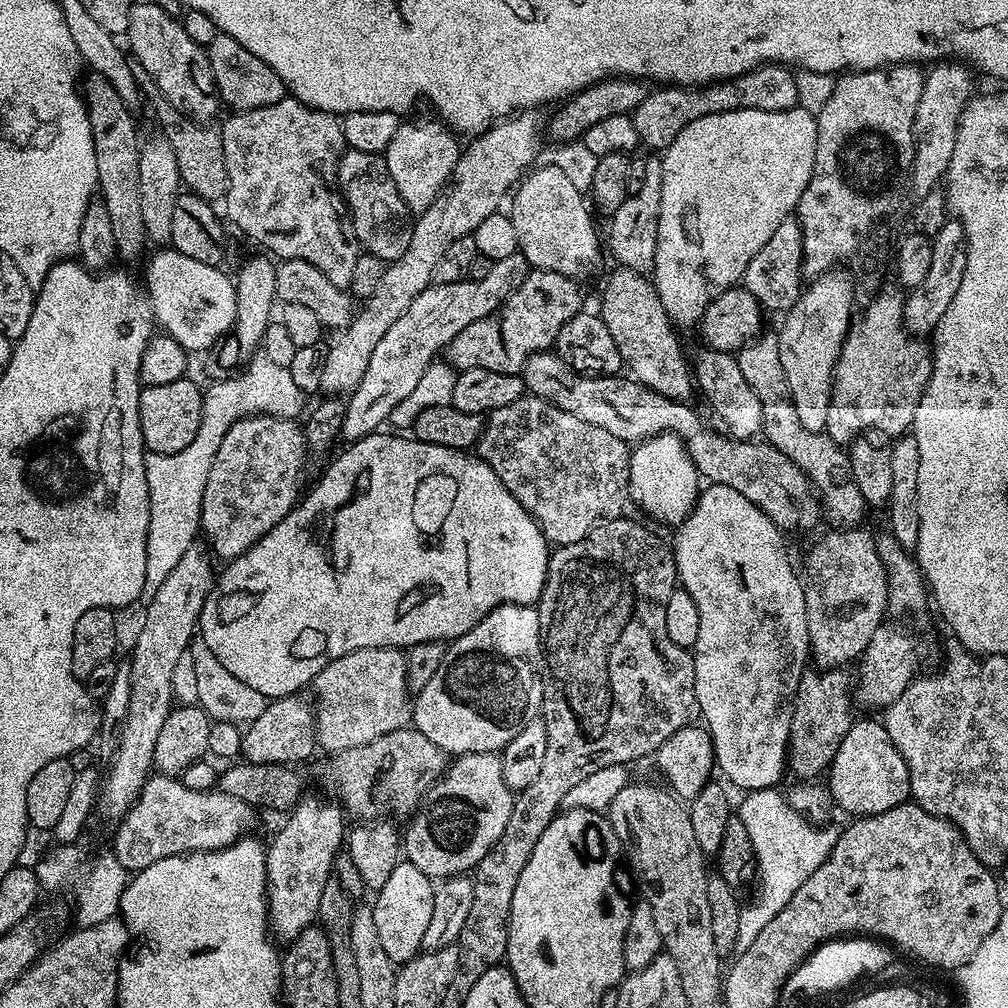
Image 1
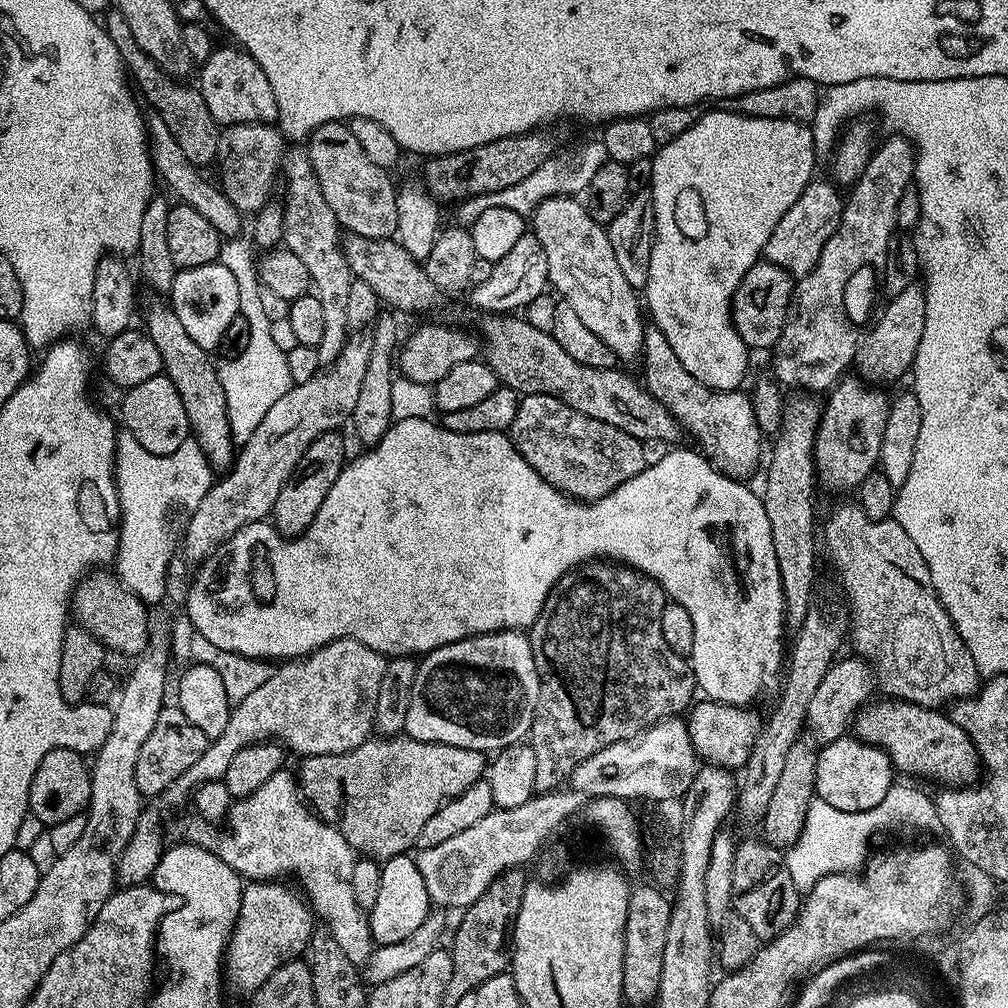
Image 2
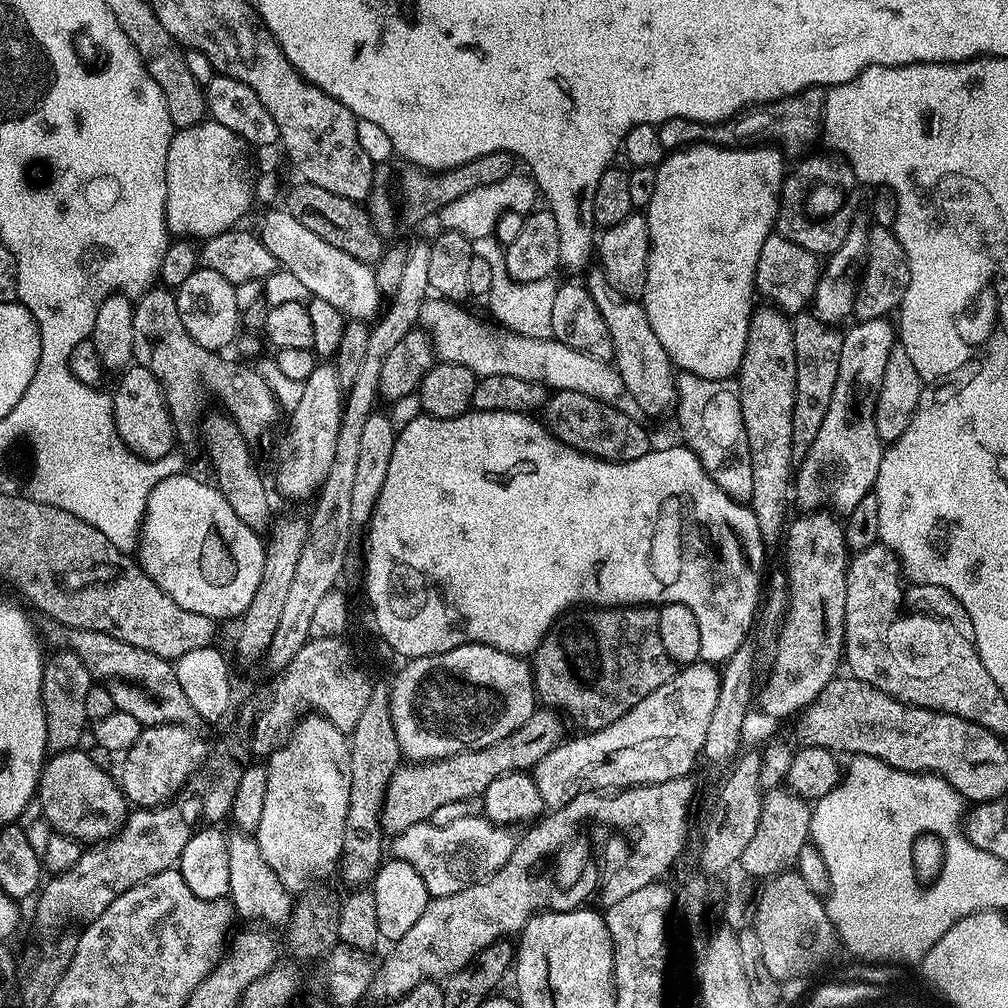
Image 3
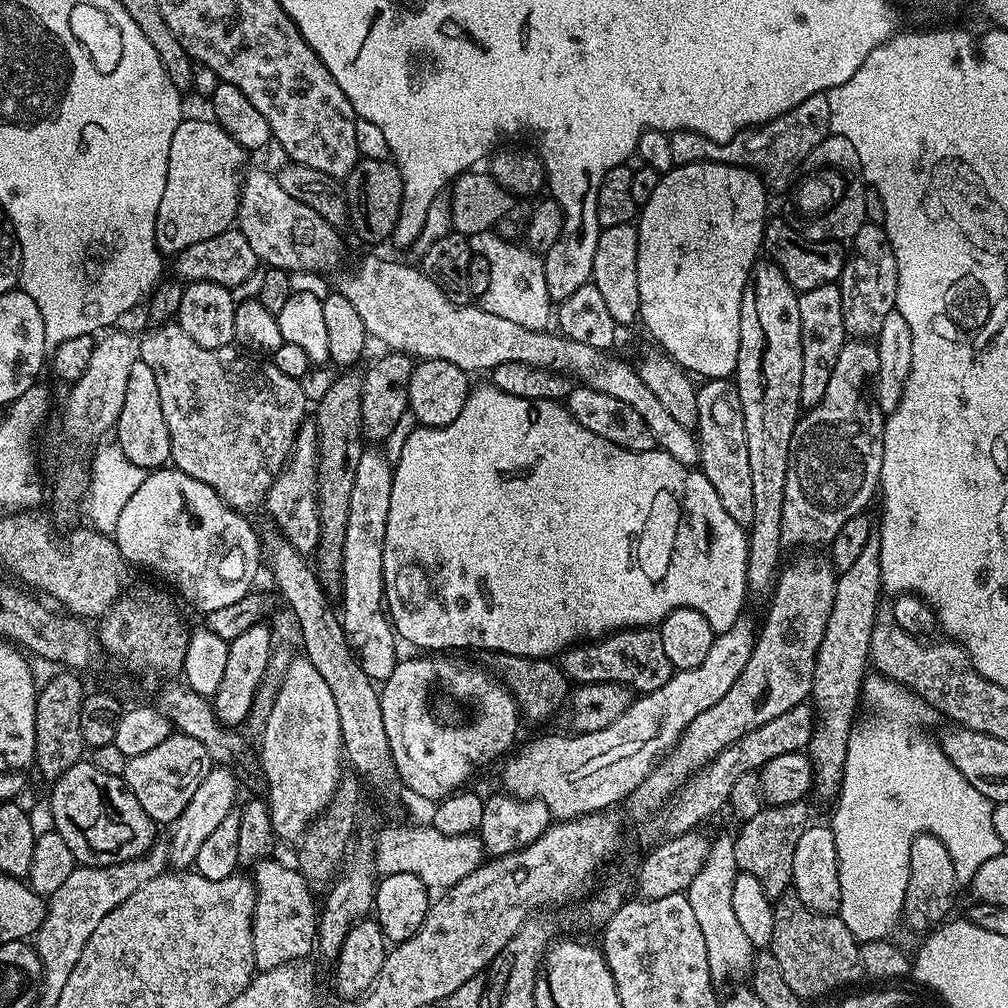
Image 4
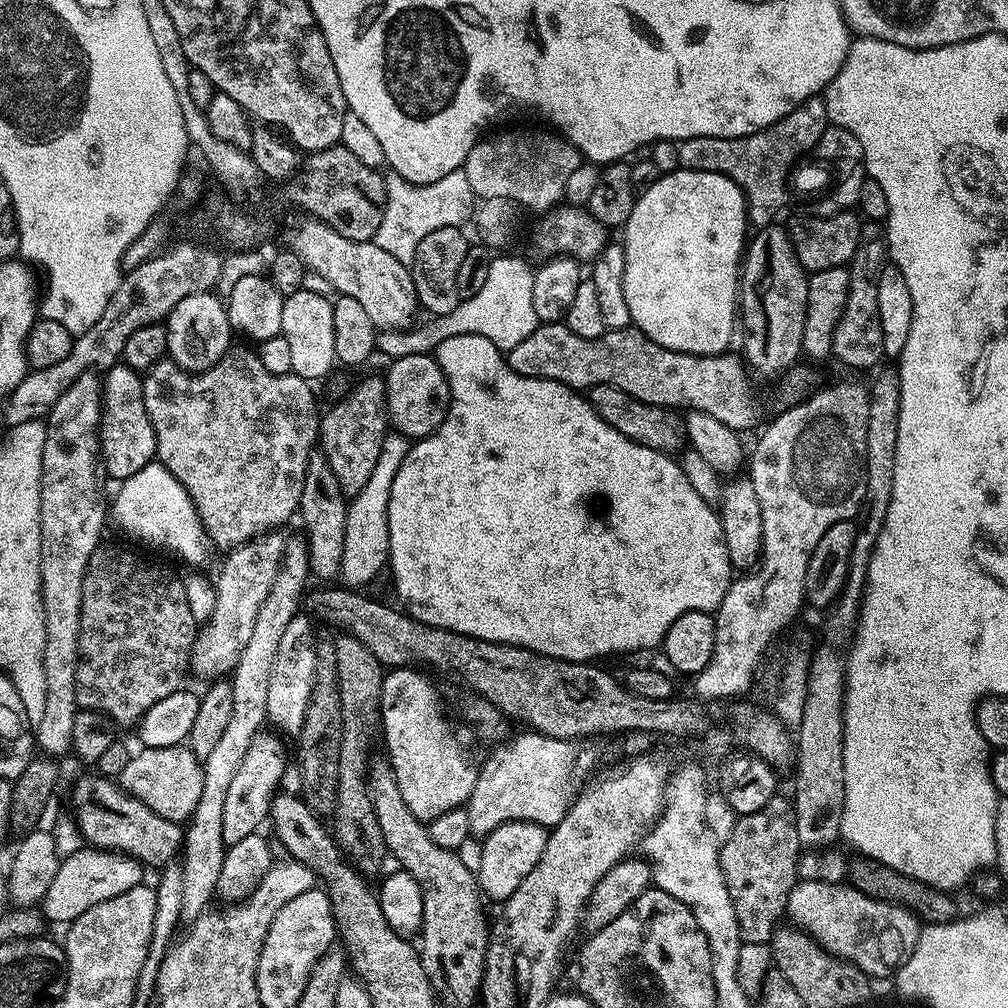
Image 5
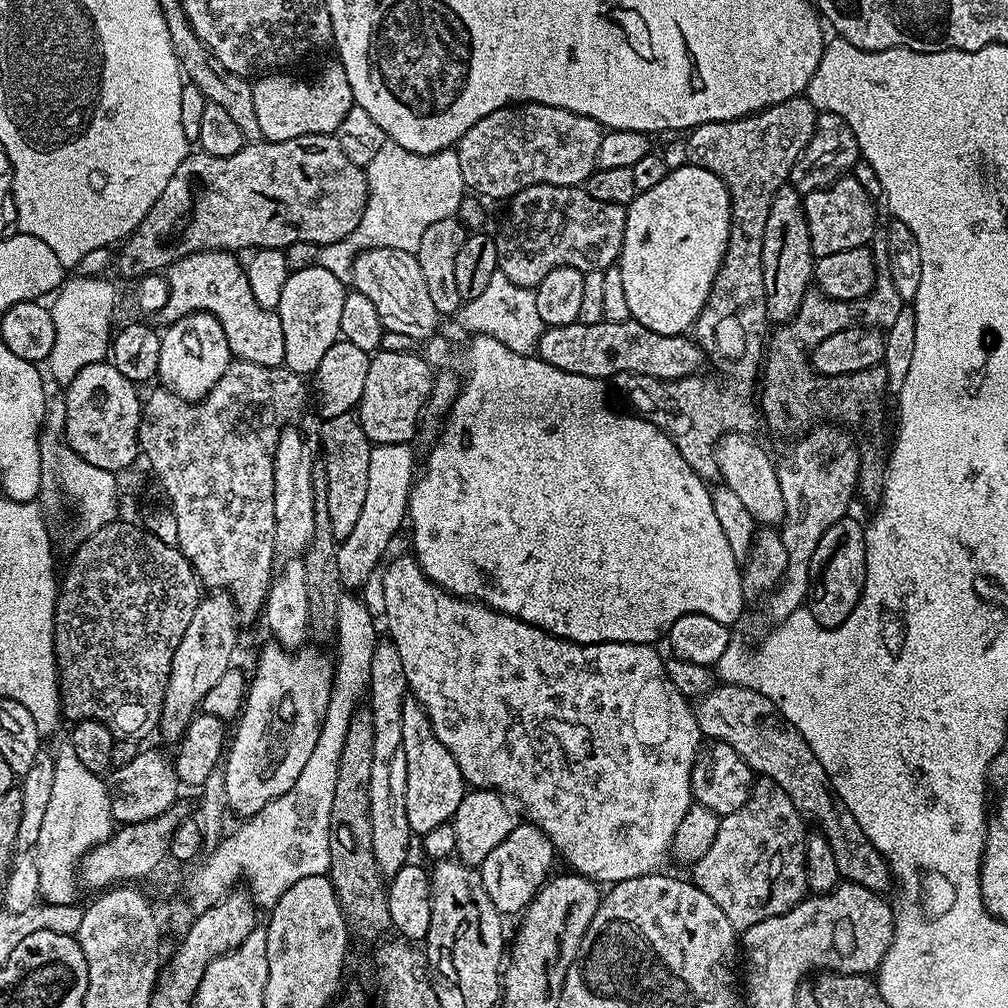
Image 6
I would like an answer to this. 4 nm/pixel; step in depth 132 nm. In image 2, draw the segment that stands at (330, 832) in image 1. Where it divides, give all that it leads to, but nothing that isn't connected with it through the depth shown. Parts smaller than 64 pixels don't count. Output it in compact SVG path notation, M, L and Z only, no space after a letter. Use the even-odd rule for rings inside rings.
M258 880L244 884L244 893L240 899L238 918L232 927L232 937L228 939L228 950L226 953L226 980L240 992L251 994L278 970L286 962L303 957L308 950L308 943L312 937L314 927L314 913L306 903L305 897L299 891L292 892L288 882L277 882L276 880Z

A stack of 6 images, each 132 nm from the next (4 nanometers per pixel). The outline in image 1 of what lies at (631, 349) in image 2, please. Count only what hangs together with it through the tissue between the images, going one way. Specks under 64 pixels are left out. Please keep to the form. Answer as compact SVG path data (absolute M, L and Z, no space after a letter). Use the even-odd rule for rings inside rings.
M559 163L539 168L519 181L511 197L510 215L514 234L518 234L518 250L533 269L541 272L557 272L573 278L588 276L600 264L600 248L602 252L602 236L596 233L592 222L593 209L585 193L574 186L571 175Z

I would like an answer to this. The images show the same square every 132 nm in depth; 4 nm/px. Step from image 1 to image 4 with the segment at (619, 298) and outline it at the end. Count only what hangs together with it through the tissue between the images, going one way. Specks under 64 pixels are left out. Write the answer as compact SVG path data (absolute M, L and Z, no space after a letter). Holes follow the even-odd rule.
M705 379L696 389L696 427L694 429L696 439L699 441L700 462L699 471L714 486L722 507L726 514L734 518L734 522L742 525L749 525L754 518L754 486L750 479L750 454L746 450L746 426L742 414L742 398L738 398L738 390L731 379L722 380Z

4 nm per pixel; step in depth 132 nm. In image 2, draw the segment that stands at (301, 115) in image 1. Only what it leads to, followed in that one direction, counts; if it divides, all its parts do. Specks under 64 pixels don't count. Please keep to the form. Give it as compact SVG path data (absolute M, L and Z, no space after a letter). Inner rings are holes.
M229 124L220 133L218 142L219 187L226 198L242 213L259 213L269 203L280 163L289 145L276 124ZM300 158L293 162L292 169L288 172L288 193L284 196L282 207L284 209L283 247L298 254L298 259L306 265L306 270L310 270L314 294L318 302L322 302L326 327L322 334L322 342L318 342L316 349L321 365L327 366L338 358L338 354L342 354L350 338L346 326L346 306L354 277L350 270L350 262L344 253L340 223L336 221L334 210L326 206L326 198L322 198L318 178L312 172L312 166L307 159Z

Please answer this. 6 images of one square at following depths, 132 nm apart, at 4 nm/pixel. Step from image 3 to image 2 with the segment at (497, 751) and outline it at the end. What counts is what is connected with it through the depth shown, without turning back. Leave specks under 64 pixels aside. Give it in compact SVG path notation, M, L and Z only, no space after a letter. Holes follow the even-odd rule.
M407 734L369 738L349 752L305 756L299 762L300 794L308 807L327 824L336 825L353 850L380 862L405 855L437 810L486 772L483 752L422 742Z

